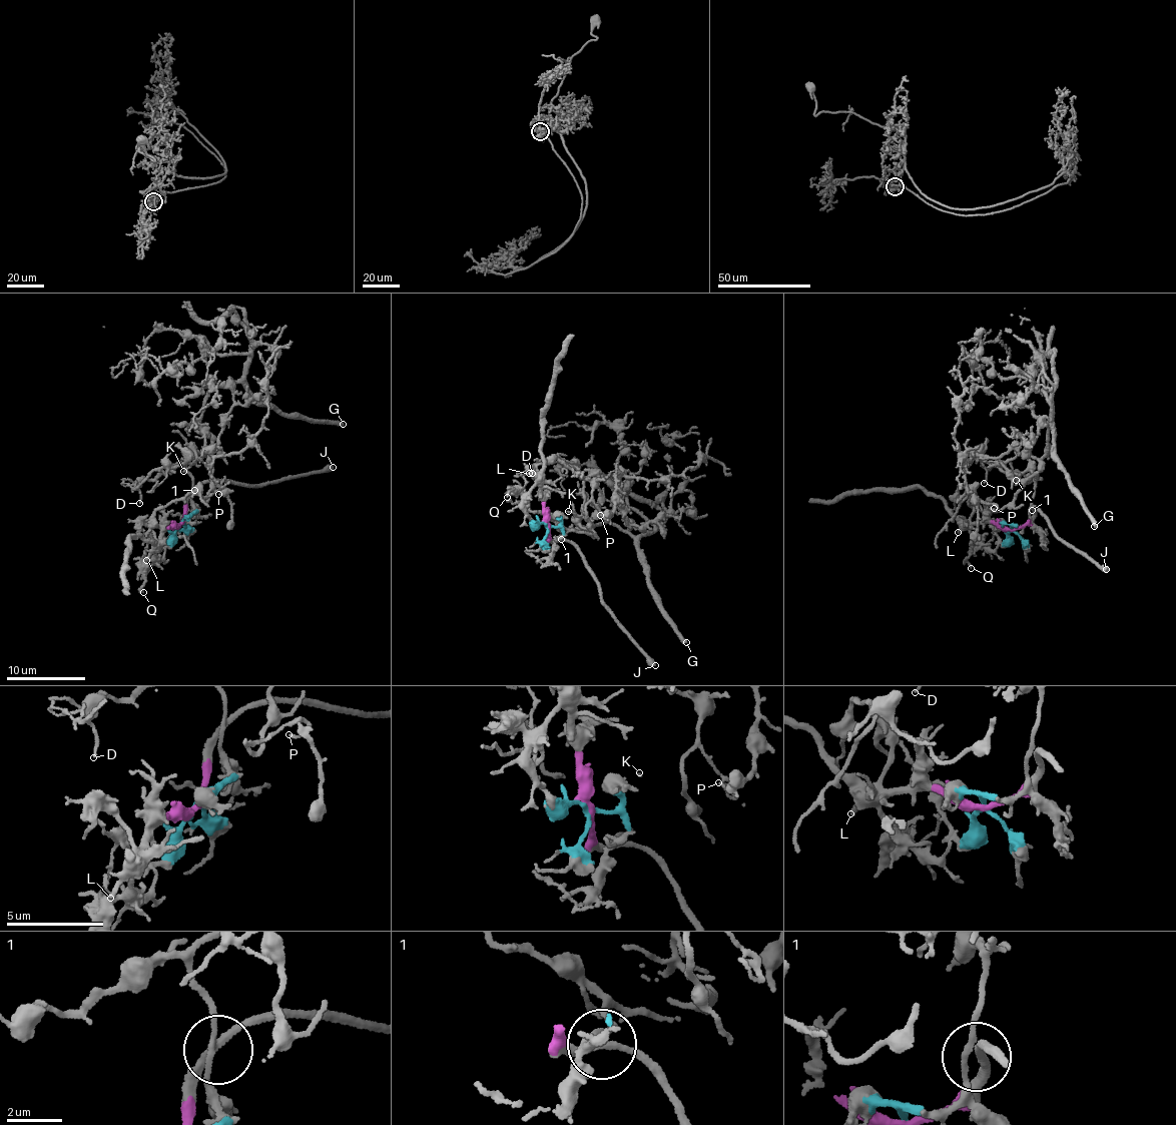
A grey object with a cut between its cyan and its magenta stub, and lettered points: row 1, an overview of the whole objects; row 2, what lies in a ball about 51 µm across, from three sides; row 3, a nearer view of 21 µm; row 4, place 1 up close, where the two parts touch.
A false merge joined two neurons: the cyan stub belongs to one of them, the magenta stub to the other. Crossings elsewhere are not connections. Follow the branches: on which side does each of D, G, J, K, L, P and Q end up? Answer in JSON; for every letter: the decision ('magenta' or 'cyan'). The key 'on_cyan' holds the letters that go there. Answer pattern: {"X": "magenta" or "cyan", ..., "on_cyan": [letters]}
{"D": "cyan", "G": "cyan", "J": "magenta", "K": "cyan", "L": "magenta", "P": "cyan", "Q": "magenta", "on_cyan": ["D", "G", "K", "P"]}

